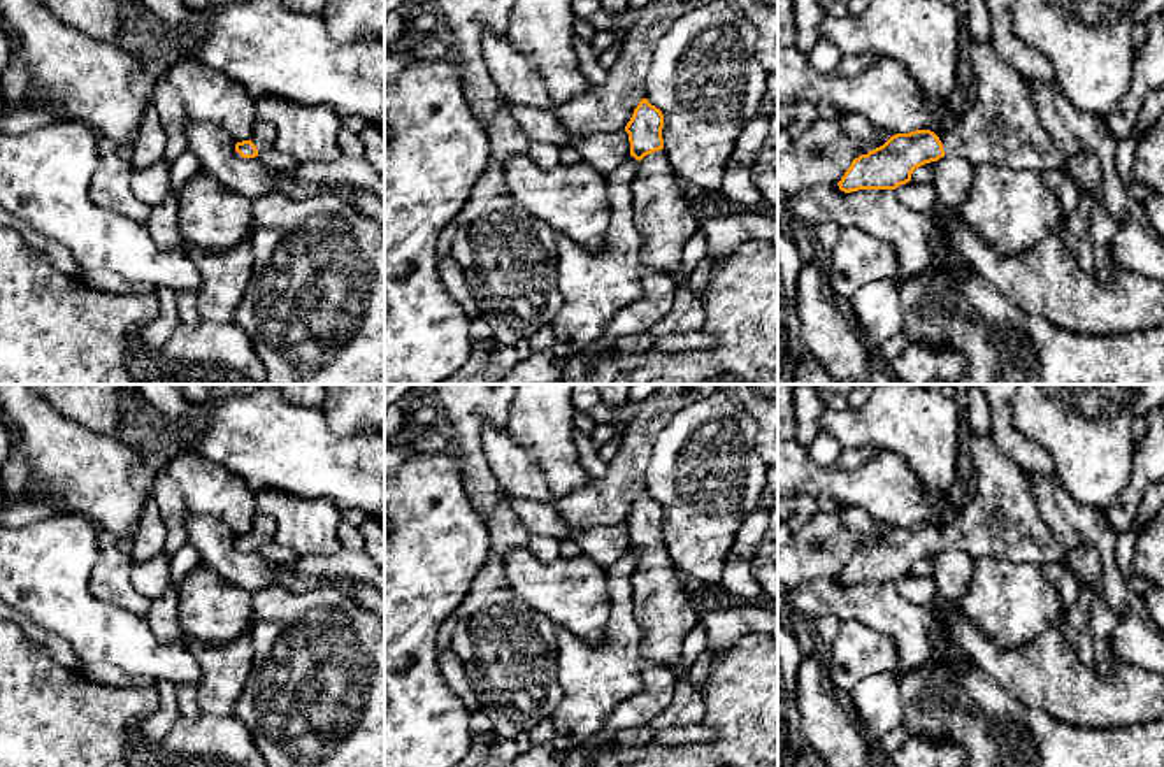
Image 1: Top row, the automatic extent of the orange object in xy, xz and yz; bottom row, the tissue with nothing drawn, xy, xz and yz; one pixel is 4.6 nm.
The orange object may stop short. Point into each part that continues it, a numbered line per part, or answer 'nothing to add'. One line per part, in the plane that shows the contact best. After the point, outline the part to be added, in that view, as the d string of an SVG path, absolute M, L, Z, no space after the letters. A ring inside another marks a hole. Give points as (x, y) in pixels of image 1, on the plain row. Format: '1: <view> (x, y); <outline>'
1: xz (664, 613); M664 542L646 548L630 576L636 620L643 630L643 662L676 670L681 648L699 621Z

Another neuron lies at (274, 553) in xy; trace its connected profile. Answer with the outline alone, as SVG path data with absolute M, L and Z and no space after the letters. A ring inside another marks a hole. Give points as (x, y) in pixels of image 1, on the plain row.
M265 542L258 546L258 553L262 555L265 562L272 565L288 565L298 558L298 555L293 549L276 542Z

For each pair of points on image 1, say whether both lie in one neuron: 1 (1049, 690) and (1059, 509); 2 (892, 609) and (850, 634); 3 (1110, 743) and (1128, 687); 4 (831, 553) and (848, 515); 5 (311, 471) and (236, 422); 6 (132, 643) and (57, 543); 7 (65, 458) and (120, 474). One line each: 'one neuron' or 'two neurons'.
1: two neurons
2: two neurons
3: two neurons
4: two neurons
5: one neuron
6: one neuron
7: one neuron

